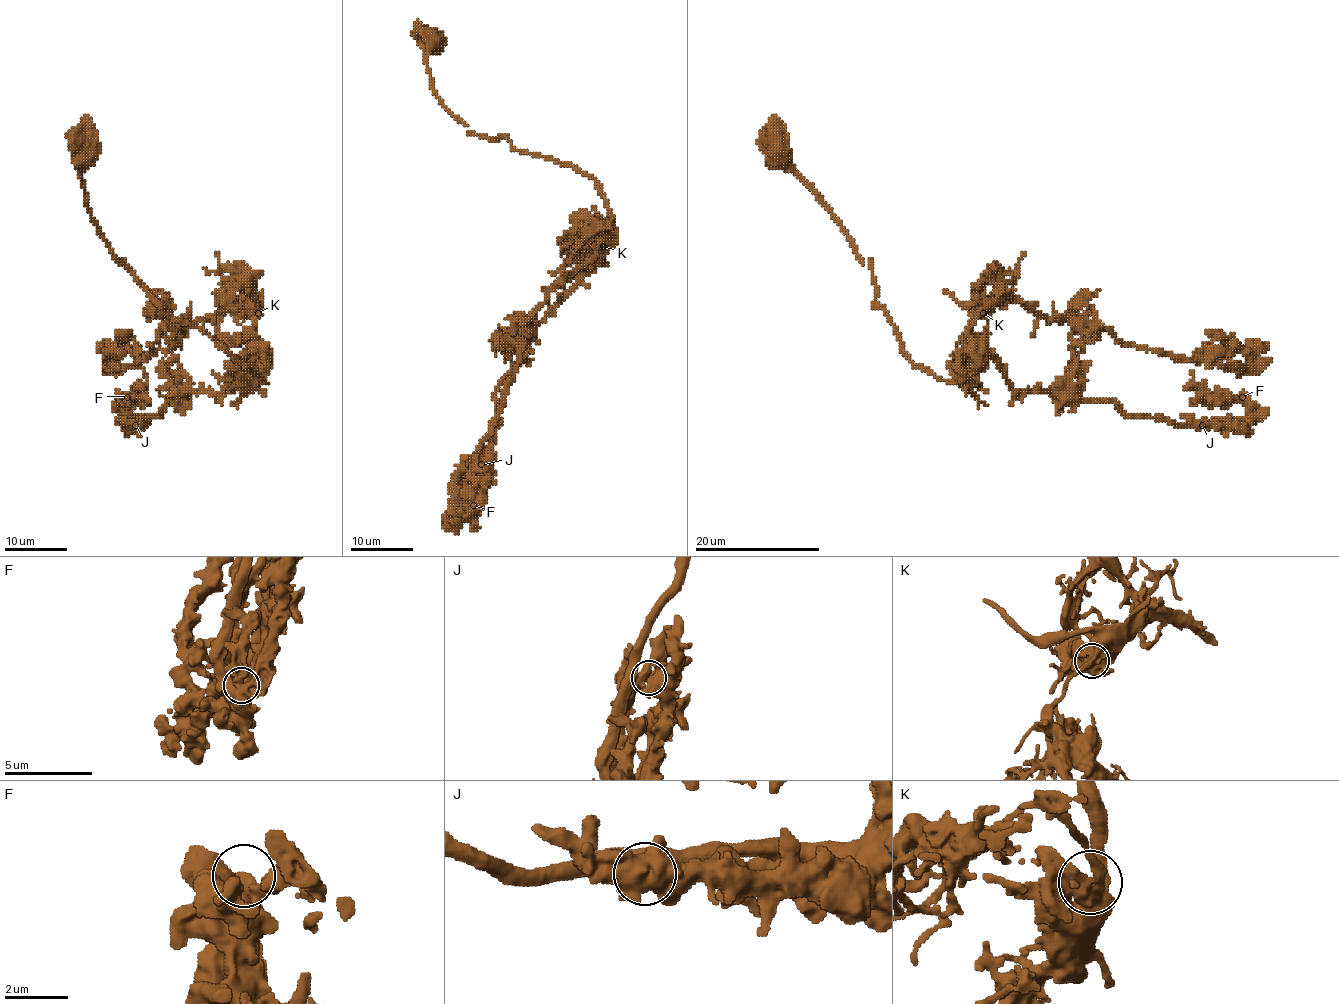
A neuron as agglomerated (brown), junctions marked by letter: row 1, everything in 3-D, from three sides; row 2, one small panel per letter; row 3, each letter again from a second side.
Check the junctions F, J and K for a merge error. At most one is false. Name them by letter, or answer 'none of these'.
K

